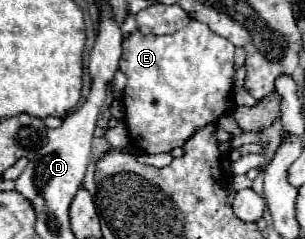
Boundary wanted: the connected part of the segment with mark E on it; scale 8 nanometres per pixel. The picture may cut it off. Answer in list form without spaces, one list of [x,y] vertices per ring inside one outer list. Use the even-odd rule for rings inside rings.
[[[194,19],[174,35],[142,35],[134,31],[124,39],[120,71],[128,83],[122,103],[132,145],[144,153],[170,153],[182,147],[198,127],[214,123],[220,115],[232,111],[232,61],[234,45]]]

